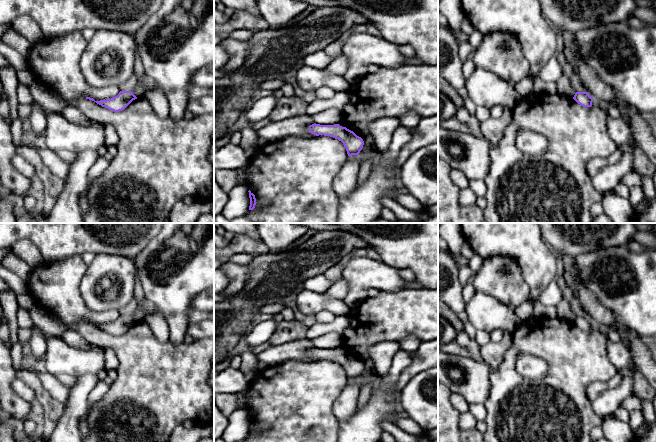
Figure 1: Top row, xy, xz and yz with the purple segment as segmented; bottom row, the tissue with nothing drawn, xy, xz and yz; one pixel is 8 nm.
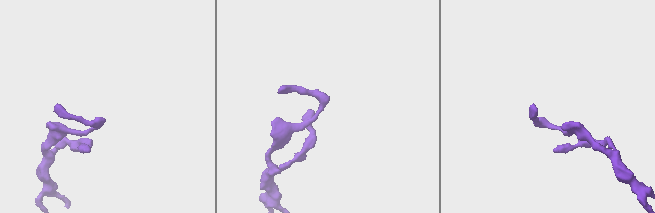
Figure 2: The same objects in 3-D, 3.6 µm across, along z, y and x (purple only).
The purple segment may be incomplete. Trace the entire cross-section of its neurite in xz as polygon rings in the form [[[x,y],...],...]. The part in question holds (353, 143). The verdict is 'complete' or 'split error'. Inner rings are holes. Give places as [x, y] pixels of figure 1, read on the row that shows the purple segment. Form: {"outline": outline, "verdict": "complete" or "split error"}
{"outline": [[[314,123],[309,126],[309,132],[316,136],[324,135],[338,139],[346,148],[348,156],[358,155],[364,145],[364,141],[361,137],[339,124],[320,125]]], "verdict": "complete"}

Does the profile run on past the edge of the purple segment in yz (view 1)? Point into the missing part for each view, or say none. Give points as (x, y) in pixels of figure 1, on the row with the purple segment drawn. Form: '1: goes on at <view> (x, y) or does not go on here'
1: does not go on here

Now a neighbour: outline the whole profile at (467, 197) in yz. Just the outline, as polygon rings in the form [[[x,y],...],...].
[[[466,187],[461,190],[459,204],[461,206],[470,206],[476,203],[476,199],[476,194],[469,187]]]

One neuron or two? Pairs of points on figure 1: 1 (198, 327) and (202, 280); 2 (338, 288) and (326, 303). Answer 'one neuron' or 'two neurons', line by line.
1: two neurons
2: two neurons

